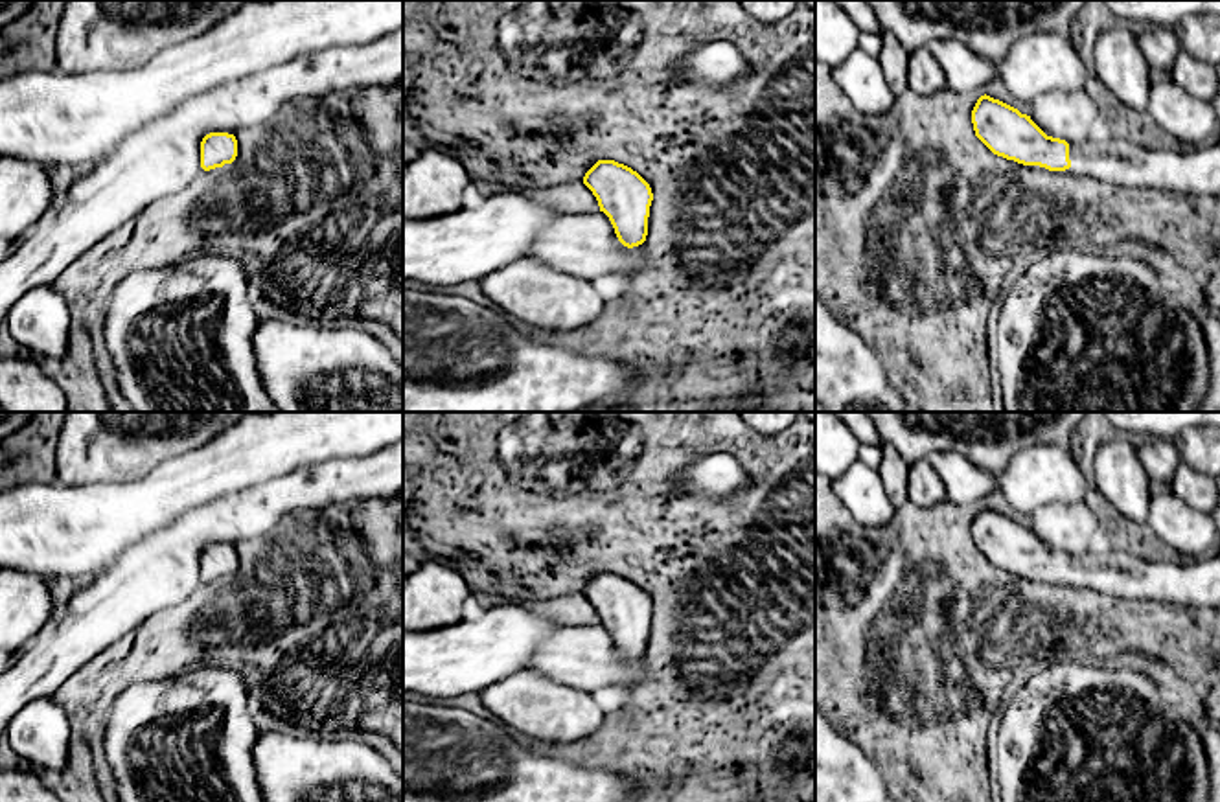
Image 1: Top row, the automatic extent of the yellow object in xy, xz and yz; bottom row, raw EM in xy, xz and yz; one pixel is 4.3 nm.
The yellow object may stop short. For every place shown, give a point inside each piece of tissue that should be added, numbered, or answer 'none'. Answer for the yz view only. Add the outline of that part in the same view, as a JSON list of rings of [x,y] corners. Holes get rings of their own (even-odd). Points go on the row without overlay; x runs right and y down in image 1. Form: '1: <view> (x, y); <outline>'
1: yz (1193, 584); [[[1099,543],[1082,556],[1069,556],[1069,572],[1065,585],[1111,598],[1220,607],[1220,546],[1194,561],[1143,561]]]

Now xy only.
none

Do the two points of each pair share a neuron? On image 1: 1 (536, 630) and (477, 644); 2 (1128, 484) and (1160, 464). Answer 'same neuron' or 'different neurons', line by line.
1: same neuron
2: different neurons

